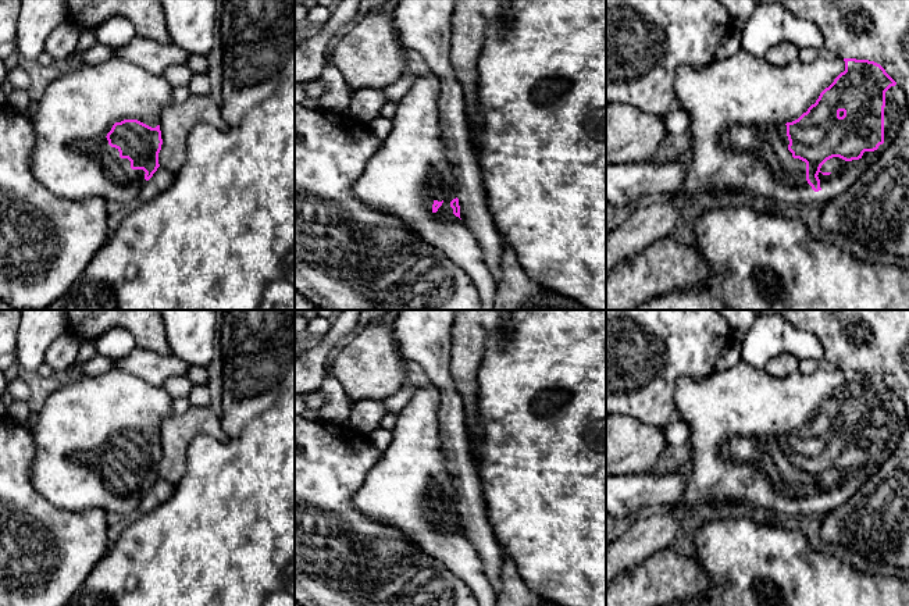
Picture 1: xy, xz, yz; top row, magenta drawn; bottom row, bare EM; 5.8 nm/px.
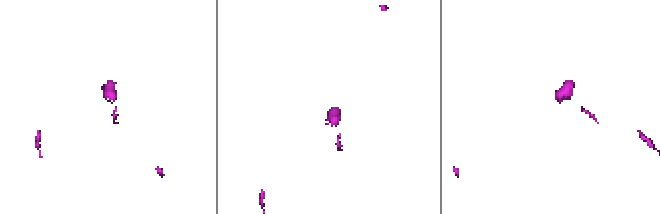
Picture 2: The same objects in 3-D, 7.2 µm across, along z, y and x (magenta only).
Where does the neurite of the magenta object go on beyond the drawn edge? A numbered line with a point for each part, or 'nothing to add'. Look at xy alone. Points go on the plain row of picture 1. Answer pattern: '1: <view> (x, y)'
1: xy (71, 467)

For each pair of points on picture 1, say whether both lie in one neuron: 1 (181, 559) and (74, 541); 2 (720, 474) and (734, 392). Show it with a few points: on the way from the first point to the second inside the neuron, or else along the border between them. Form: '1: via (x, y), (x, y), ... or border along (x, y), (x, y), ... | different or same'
1: border along (111, 544), (91, 573) | different
2: via (713, 453), (713, 423), (717, 413) | same

